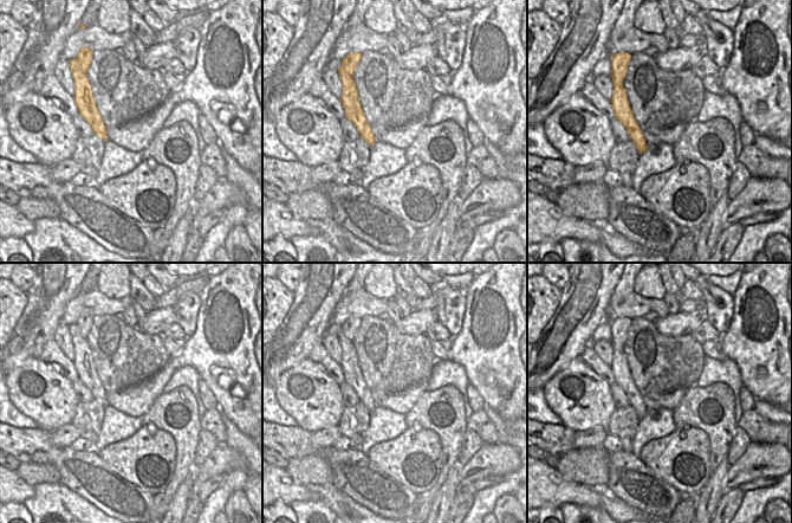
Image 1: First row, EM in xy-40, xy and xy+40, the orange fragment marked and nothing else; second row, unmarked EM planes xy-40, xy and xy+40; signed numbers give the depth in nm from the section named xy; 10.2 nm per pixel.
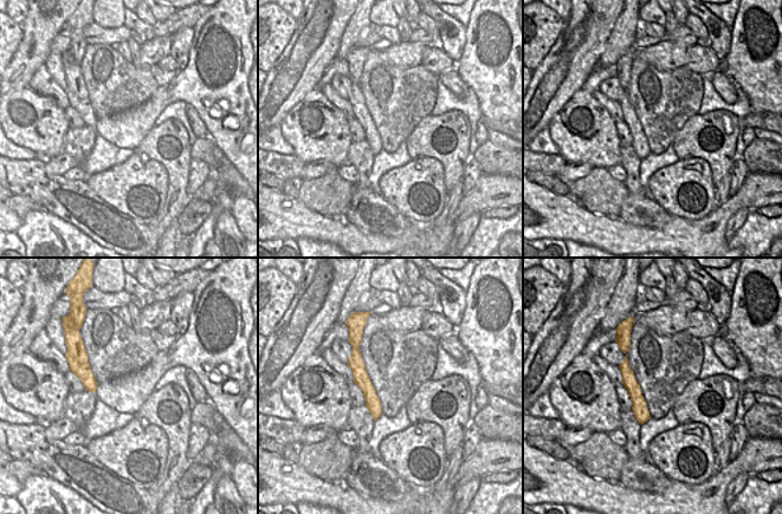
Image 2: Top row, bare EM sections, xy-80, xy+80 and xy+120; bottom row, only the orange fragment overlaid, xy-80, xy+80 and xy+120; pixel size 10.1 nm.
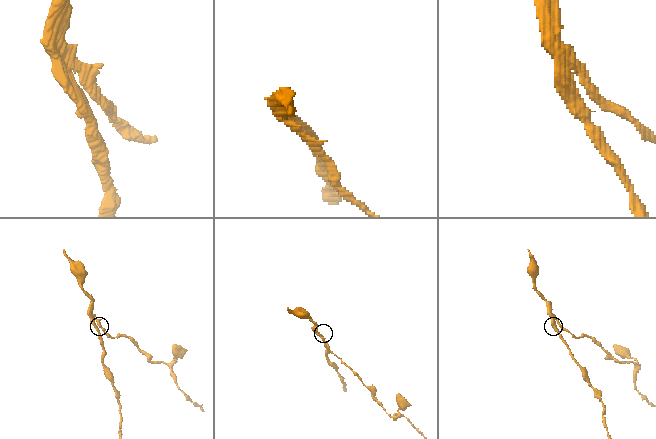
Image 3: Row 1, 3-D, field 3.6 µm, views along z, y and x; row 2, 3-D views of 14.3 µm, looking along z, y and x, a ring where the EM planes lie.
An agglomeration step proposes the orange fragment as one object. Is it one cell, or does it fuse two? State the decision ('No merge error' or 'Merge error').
Merge error

